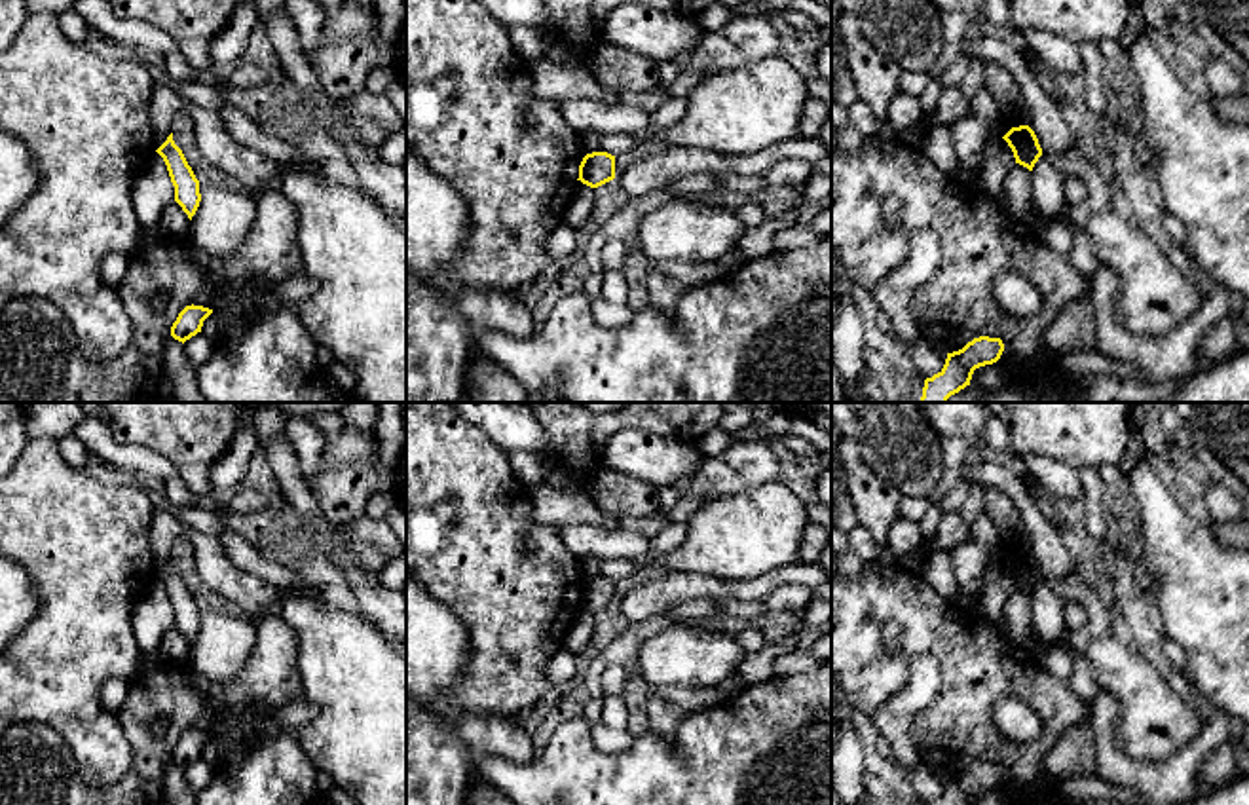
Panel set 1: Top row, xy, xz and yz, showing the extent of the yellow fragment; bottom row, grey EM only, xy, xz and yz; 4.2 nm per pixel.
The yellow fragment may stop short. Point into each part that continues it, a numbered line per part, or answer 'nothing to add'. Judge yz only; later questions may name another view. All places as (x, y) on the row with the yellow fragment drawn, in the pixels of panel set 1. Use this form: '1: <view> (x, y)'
nothing to add

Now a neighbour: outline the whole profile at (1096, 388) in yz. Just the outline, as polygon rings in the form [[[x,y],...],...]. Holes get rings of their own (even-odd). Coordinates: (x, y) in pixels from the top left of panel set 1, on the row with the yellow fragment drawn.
[[[1063,372],[1061,380],[1055,385],[1044,384],[1042,393],[1057,393],[1069,385],[1088,402],[1154,402],[1179,391],[1190,378],[1192,374],[1186,374],[1183,378],[1167,380],[1156,385],[1139,385],[1133,380],[1122,376],[1069,376],[1067,372]]]

